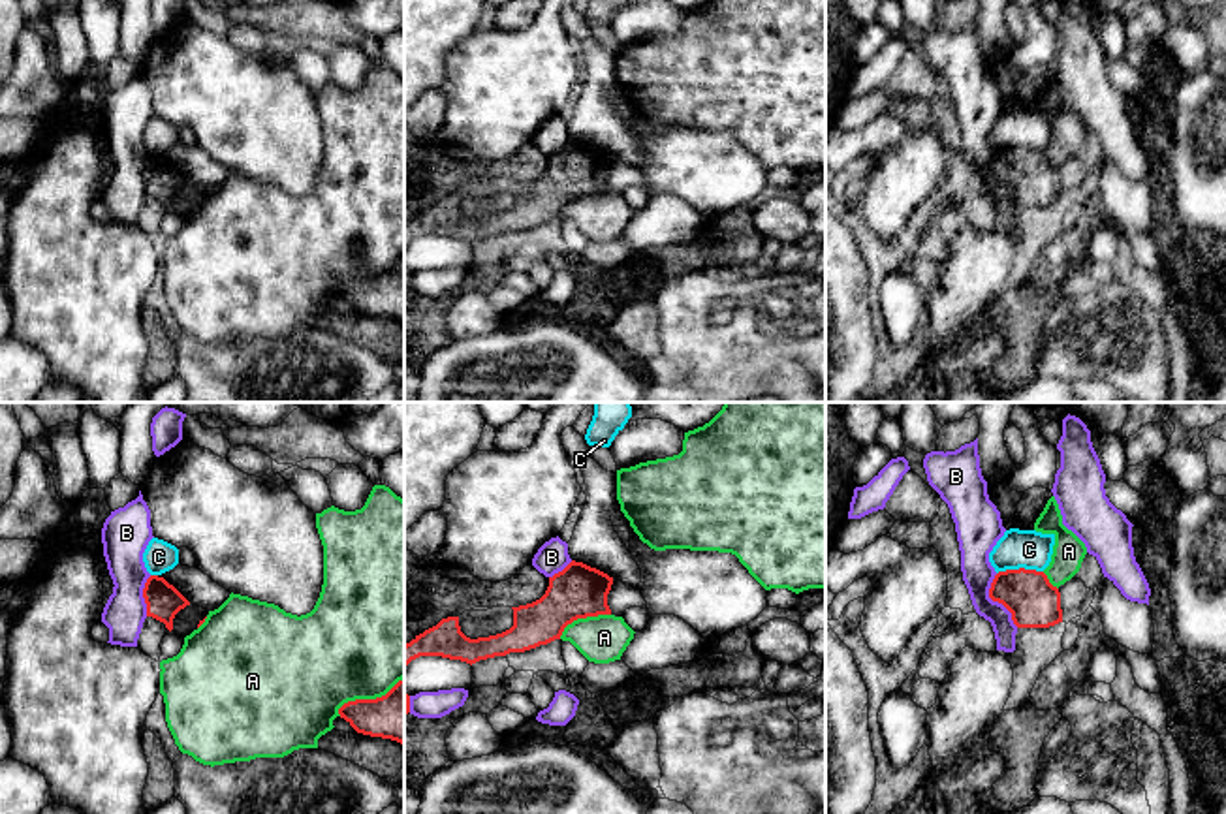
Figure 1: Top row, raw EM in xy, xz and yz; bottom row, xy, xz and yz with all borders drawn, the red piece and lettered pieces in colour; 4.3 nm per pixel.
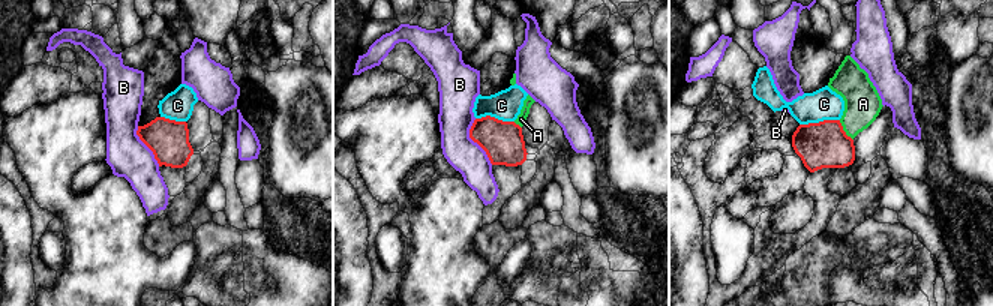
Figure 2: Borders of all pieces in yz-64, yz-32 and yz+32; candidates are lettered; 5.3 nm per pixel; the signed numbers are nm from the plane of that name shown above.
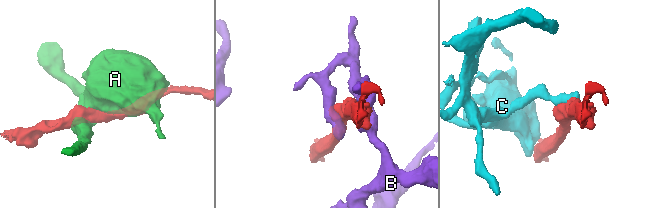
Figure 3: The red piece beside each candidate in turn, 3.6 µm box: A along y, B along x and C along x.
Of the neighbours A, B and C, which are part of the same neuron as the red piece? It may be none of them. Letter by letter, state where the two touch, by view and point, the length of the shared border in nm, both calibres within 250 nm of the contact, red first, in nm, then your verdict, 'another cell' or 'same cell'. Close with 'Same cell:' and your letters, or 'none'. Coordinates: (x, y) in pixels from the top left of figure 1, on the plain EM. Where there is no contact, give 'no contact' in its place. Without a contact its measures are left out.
A: meets red in xy at (369, 279); contact 320 nm long; 240 nm thick on the red side, 480 nm on the other; another cell
B: meets red in yz at (995, 179); contact 260 nm long; 220 nm thick on the red side, 140 nm on the other; another cell
C: meets red in yz at (1020, 147); contact 200 nm long; 220 nm thick on the red side, 170 nm on the other; another cell
Same cell: none

